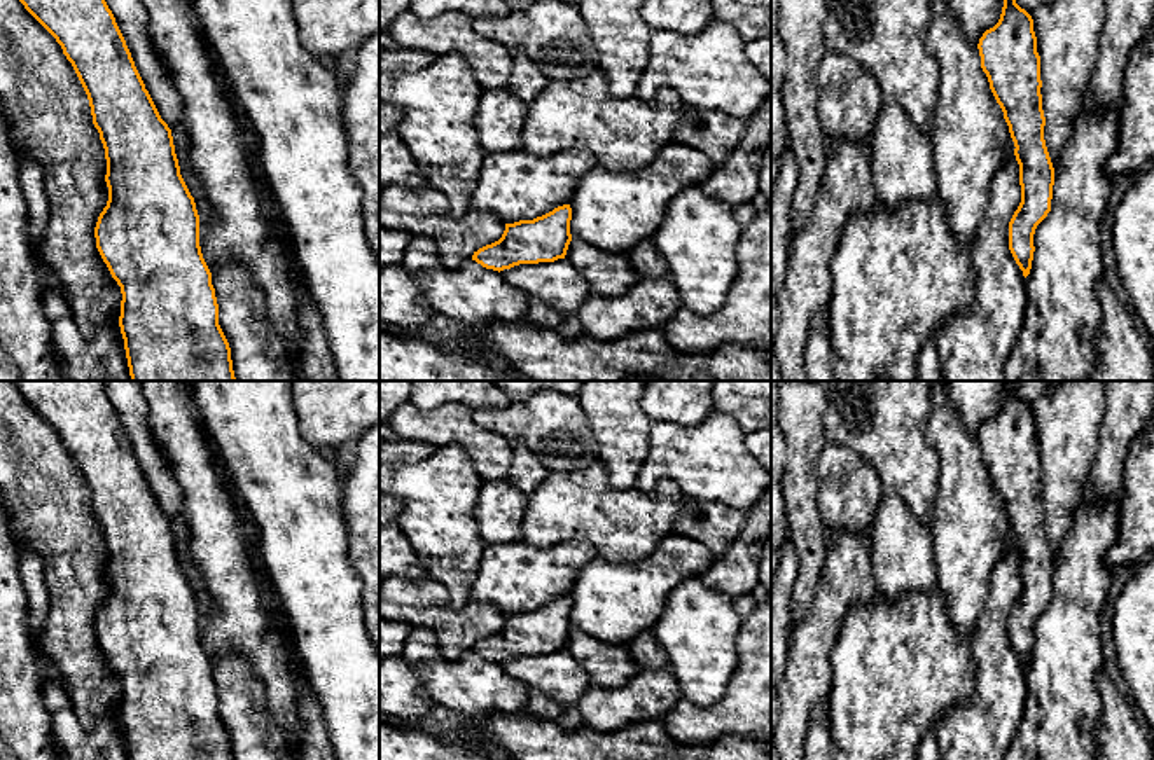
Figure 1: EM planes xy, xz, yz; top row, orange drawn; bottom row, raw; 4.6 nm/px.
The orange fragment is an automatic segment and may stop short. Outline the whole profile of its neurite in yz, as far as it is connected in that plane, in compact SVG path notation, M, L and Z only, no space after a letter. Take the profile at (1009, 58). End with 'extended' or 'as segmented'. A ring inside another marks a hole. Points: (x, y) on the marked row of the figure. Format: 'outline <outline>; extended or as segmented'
outline M1004 0L998 23L977 44L981 68L1004 112L1019 164L1021 203L1009 222L1009 250L1026 278L1033 234L1051 211L1054 168L1044 140L1040 56L1032 16Z; as segmented

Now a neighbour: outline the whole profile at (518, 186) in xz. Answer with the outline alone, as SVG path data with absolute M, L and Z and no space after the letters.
M523 149L486 152L470 197L472 210L497 213L505 224L533 220L568 204L582 176L598 166L587 150L537 157Z

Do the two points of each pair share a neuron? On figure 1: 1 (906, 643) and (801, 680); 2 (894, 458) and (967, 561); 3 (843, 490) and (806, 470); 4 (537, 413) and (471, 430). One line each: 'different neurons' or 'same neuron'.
1: different neurons
2: different neurons
3: different neurons
4: different neurons

